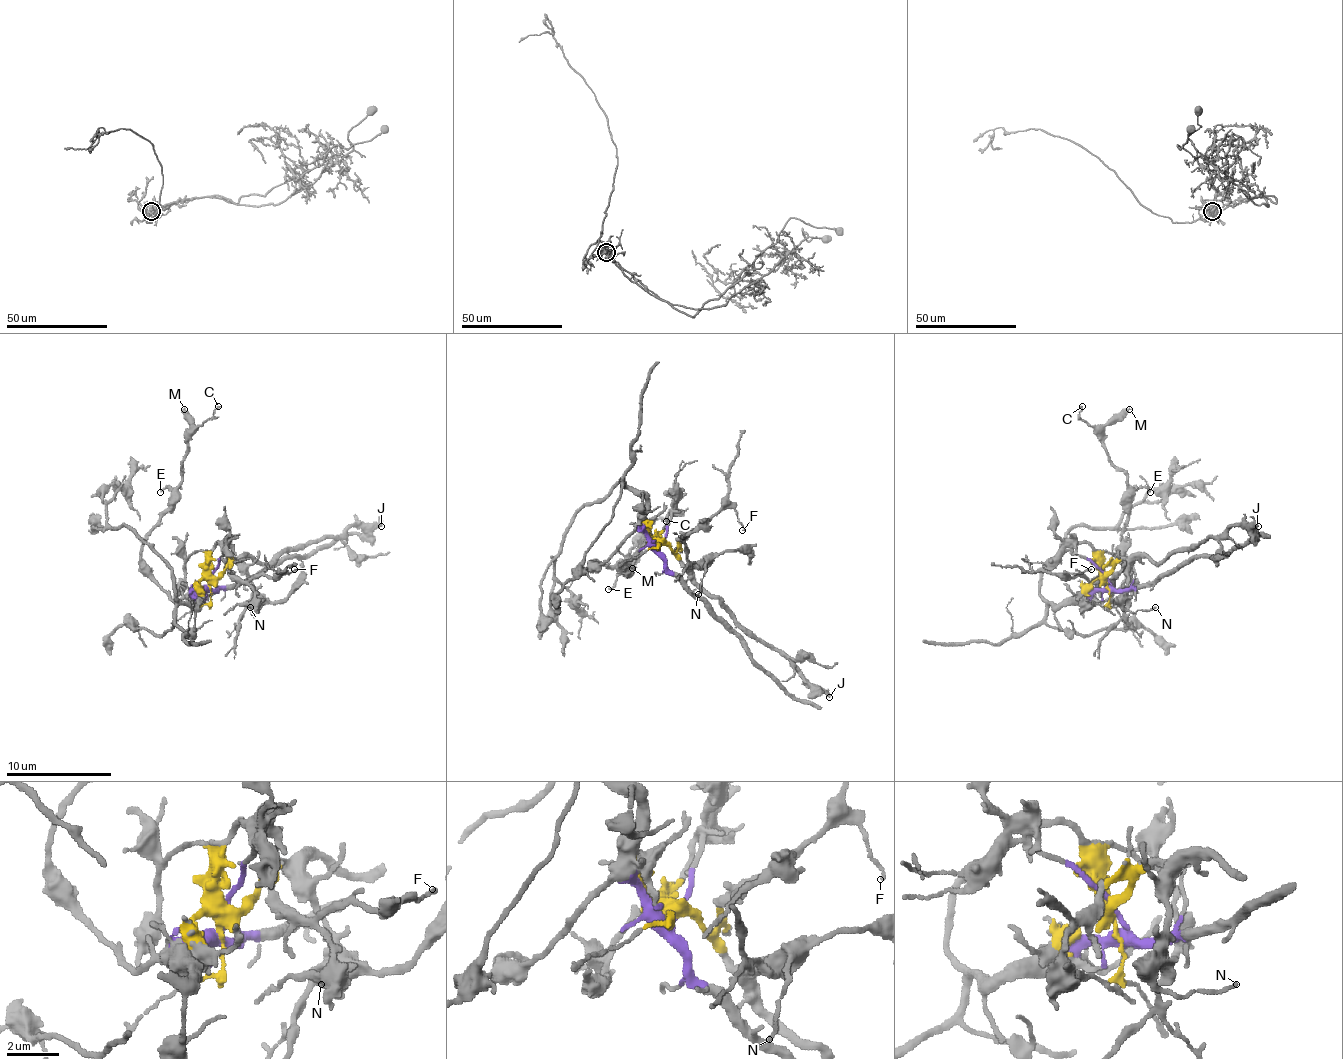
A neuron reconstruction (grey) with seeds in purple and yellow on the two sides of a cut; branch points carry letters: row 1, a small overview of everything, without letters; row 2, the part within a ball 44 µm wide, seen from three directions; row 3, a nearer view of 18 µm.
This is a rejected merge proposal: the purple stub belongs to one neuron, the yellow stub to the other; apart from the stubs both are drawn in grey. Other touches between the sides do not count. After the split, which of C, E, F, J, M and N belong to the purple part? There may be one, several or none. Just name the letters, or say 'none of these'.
C, E, M

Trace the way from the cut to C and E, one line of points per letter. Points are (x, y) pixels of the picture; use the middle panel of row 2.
C: (659, 548), (643, 532), (633, 532), (604, 563), (588, 563), (630, 566), (635, 540), (656, 519), (667, 521)
E: (659, 548), (643, 532), (633, 532), (604, 563), (588, 563), (593, 561), (617, 569), (609, 590)

